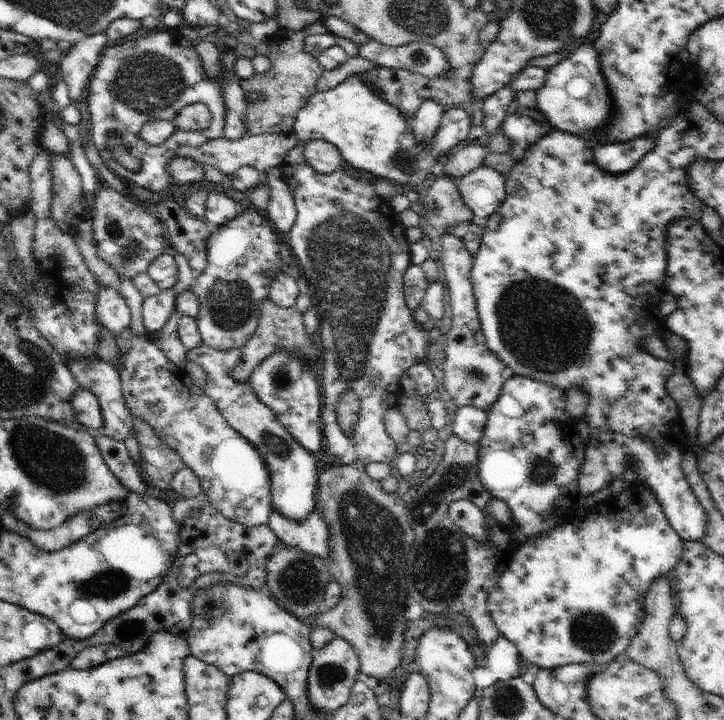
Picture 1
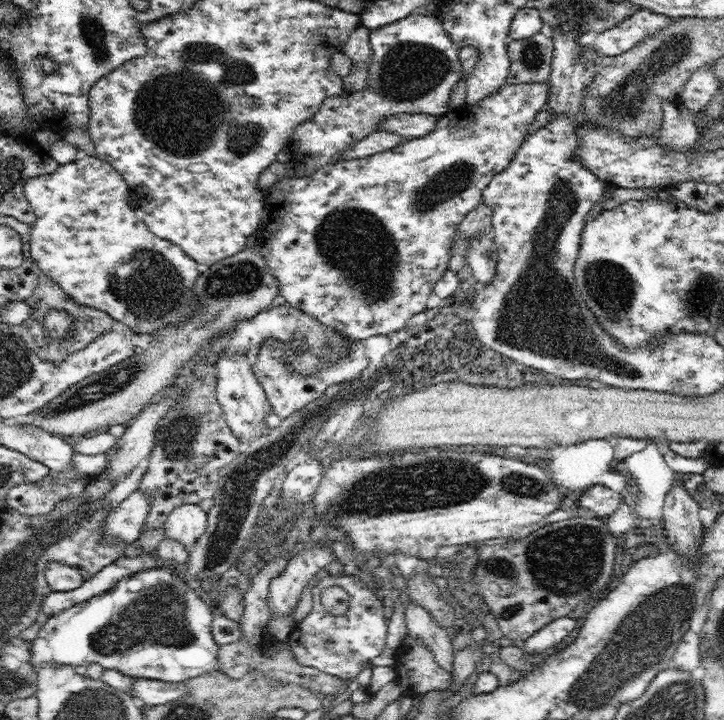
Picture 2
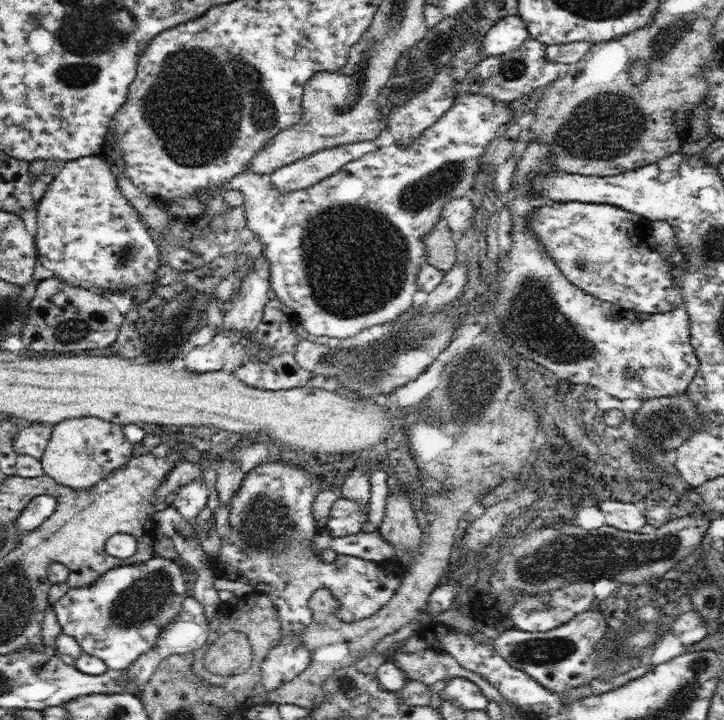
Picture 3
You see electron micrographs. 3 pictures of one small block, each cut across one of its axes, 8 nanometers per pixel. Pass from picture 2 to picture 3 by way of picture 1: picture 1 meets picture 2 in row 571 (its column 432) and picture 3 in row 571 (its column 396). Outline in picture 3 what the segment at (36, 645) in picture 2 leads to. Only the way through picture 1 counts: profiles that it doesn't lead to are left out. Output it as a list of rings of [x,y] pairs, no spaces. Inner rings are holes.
[[[156,555],[147,562],[114,568],[90,586],[70,587],[68,593],[53,605],[61,633],[73,636],[83,652],[102,659],[107,669],[124,671],[156,644],[160,632],[182,611],[187,594],[190,595],[184,581],[186,577],[180,561]]]

